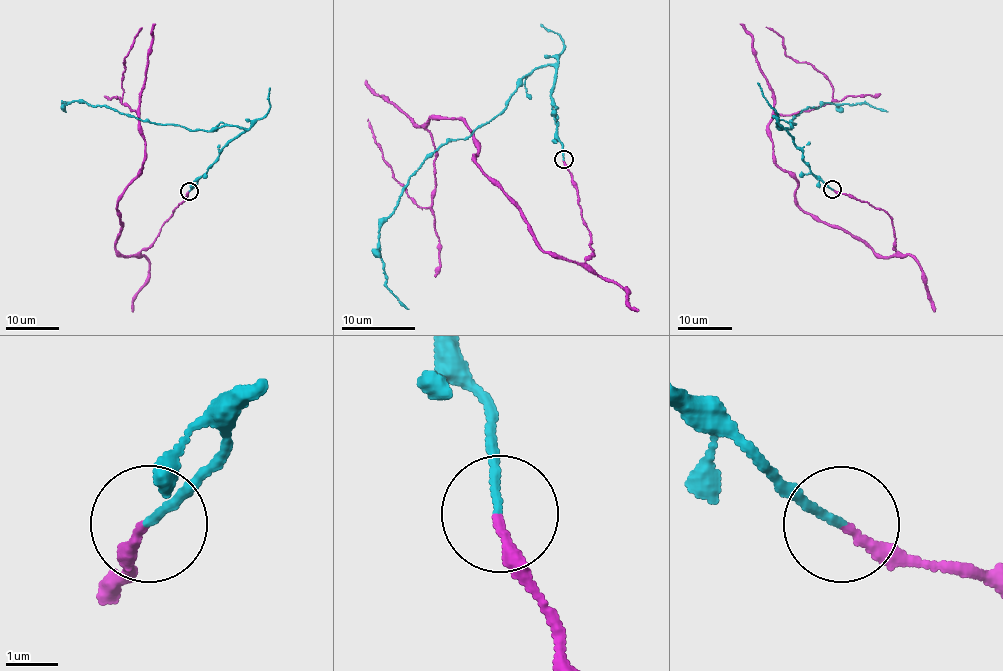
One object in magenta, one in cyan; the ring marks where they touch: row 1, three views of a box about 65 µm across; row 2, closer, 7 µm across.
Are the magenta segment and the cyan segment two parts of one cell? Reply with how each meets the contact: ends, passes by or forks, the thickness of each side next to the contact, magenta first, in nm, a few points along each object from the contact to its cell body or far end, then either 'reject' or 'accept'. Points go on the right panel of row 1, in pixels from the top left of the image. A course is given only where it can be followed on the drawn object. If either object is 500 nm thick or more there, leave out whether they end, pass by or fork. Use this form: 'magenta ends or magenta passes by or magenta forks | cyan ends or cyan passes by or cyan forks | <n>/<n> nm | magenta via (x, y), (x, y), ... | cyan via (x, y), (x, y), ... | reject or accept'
magenta ends | cyan ends | 180/140 nm | magenta via (832, 189), (889, 214), (896, 253), (882, 256), (796, 202), (769, 121), (829, 104), (833, 88), (766, 27) | cyan via (832, 189), (813, 175), (790, 135), (775, 123), (791, 129), (803, 109), (826, 102), (866, 103), (887, 111) | accept

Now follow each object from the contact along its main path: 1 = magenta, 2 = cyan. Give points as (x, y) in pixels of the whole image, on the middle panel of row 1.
1: (563, 160), (591, 237), (585, 264), (540, 246), (463, 121), (427, 119), (426, 208), (368, 119)
2: (563, 160), (556, 70), (536, 67), (500, 113), (408, 178), (379, 229), (385, 286), (408, 308)

